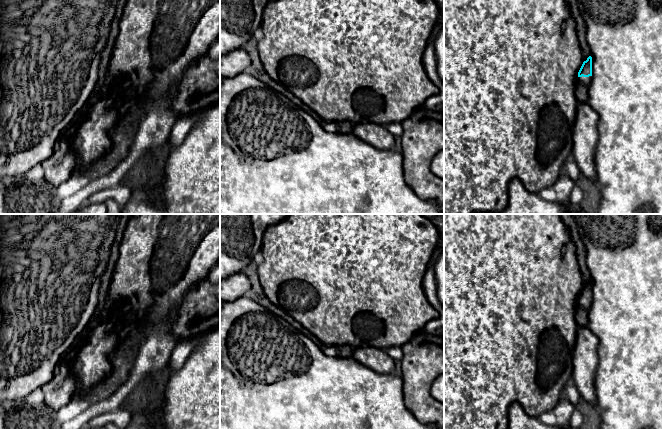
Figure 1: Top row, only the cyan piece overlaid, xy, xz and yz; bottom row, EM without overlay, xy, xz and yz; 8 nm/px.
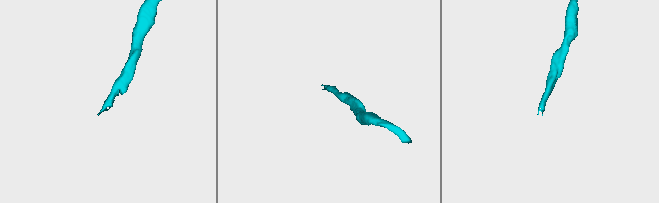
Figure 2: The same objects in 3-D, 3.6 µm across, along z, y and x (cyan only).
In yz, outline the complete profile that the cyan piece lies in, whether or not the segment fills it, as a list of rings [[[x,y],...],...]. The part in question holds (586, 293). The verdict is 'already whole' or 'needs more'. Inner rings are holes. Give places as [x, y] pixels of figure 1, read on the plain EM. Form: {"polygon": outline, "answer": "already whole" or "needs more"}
{"polygon": [[[589,280],[586,285],[583,286],[576,303],[575,308],[575,321],[579,327],[588,326],[588,314],[592,303],[592,281]]], "answer": "needs more"}

